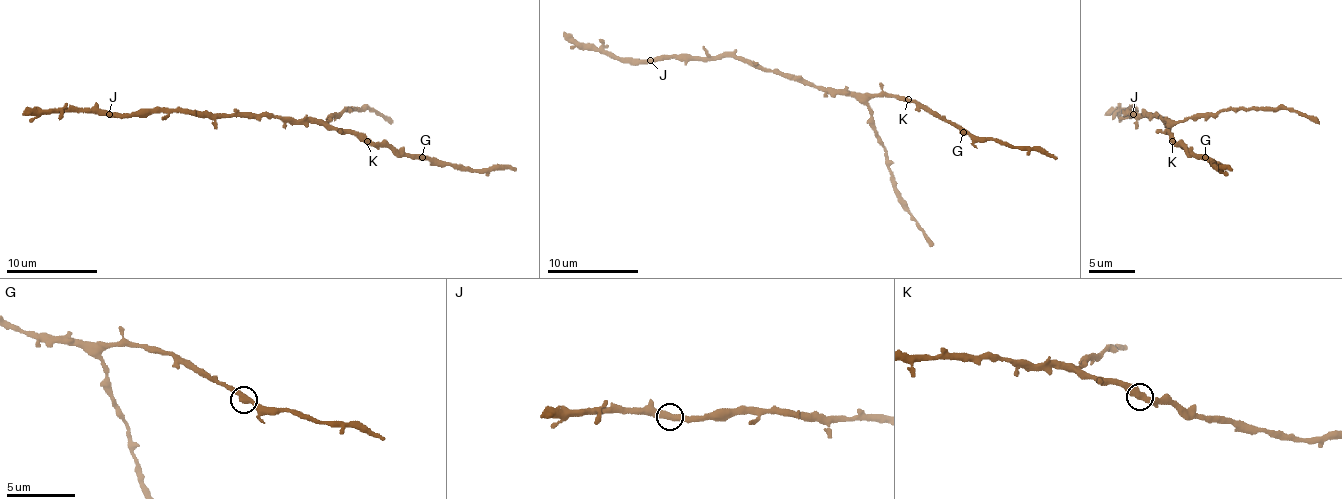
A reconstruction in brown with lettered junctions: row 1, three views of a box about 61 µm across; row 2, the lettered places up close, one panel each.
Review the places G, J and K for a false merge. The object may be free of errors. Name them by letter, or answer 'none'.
none

